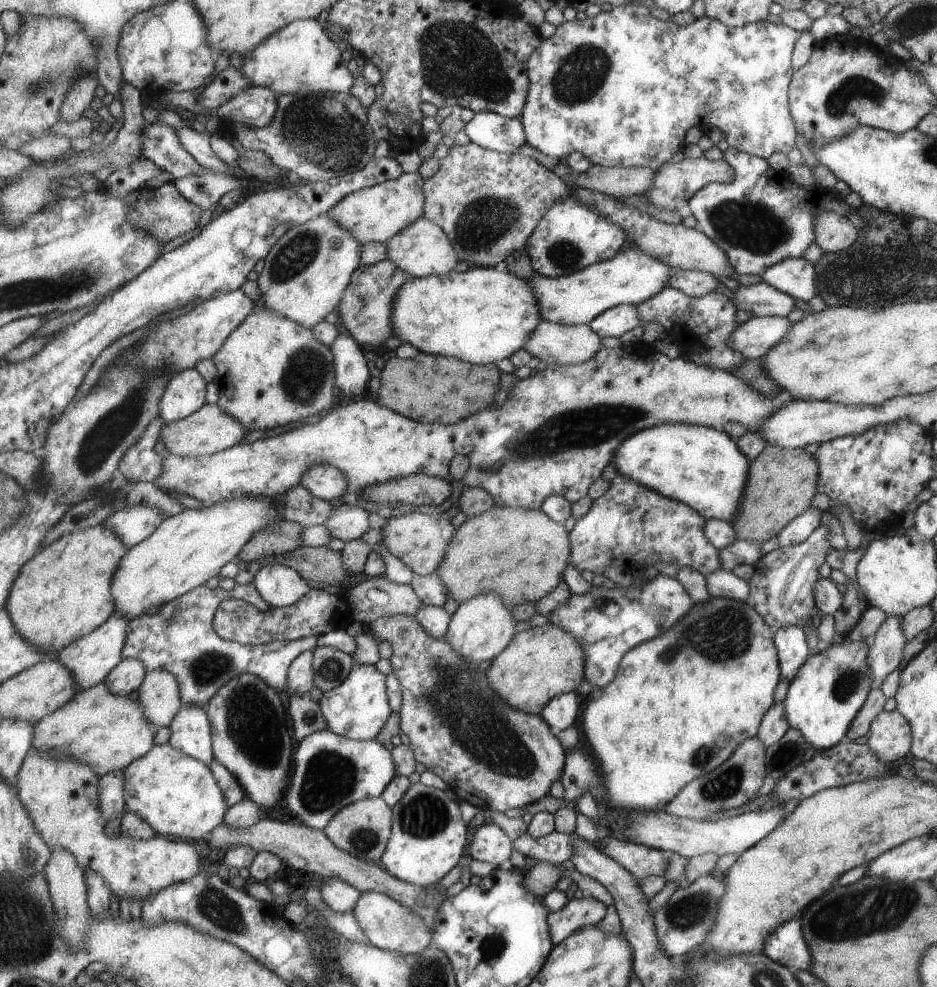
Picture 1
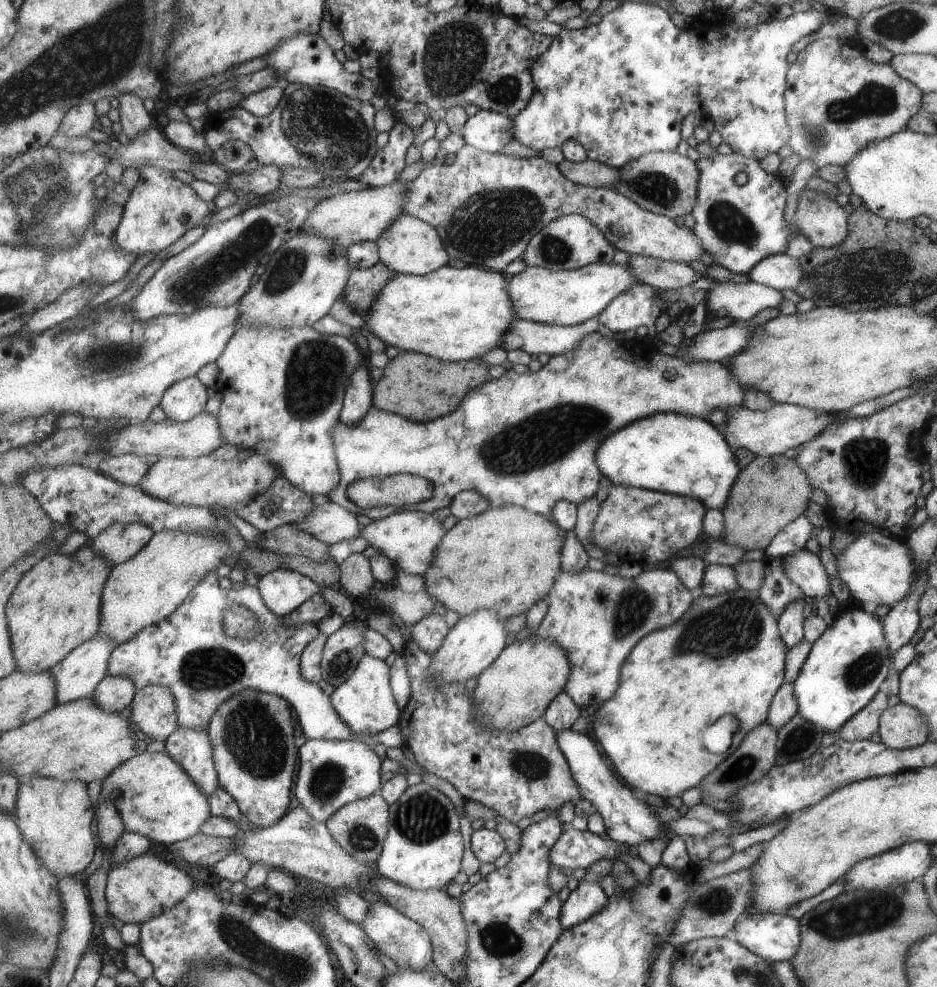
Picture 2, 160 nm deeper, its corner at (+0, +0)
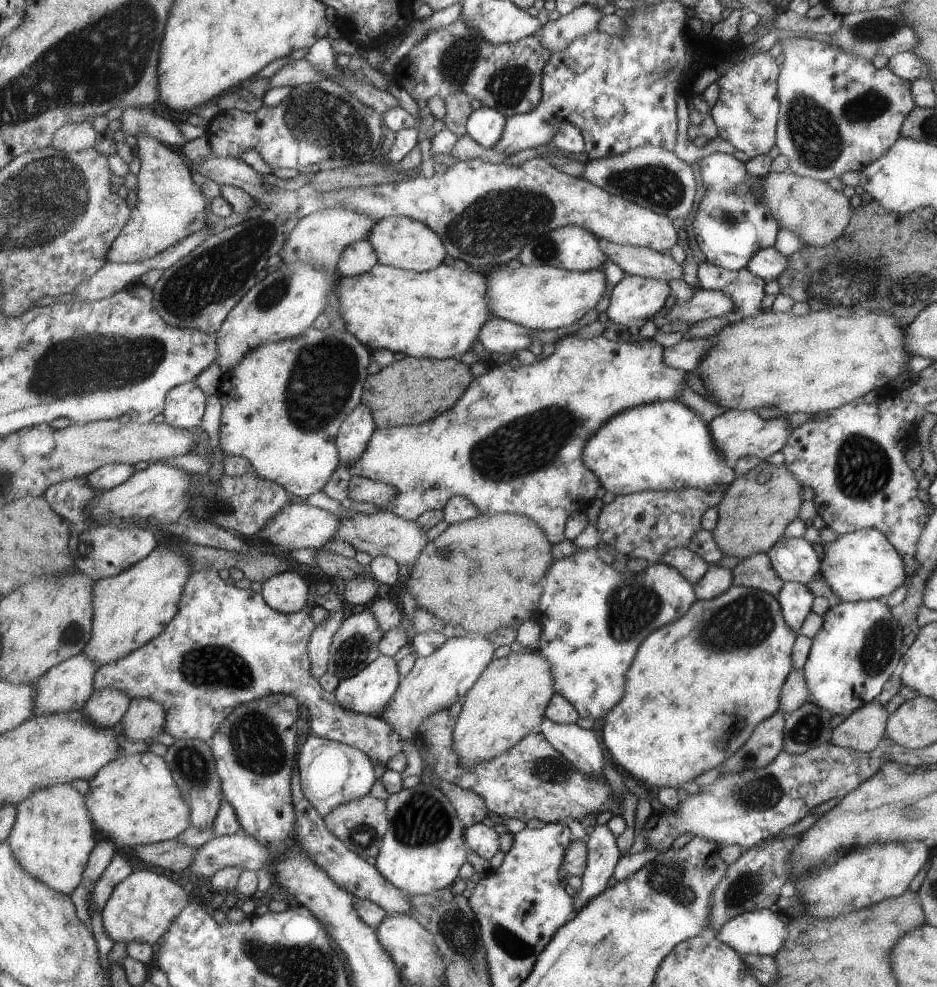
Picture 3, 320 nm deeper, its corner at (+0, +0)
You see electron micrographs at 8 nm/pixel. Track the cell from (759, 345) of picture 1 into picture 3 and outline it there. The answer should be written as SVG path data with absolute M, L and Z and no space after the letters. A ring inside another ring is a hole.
M706 337L682 338L677 344L665 348L662 359L671 368L694 372L699 359L703 360L704 352L709 349L710 342Z

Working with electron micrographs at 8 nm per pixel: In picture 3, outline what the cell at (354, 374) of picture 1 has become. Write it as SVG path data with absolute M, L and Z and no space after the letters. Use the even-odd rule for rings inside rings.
M363 402L359 403L347 415L337 437L339 467L347 468L352 461L358 461L363 456L377 428L372 408Z

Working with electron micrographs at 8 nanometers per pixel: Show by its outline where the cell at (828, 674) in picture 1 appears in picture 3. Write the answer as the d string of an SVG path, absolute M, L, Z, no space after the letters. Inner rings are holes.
M869 599L864 601L840 601L840 603L826 610L822 615L821 628L812 638L807 658L802 671L809 691L809 701L819 708L833 714L850 715L874 700L881 692L885 680L891 676L895 664L901 656L901 641L910 630L899 626L898 620L891 616L889 607L884 599Z

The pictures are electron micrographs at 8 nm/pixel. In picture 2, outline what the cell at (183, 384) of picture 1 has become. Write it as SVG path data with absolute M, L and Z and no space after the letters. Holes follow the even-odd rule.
M195 375L172 384L162 398L160 407L167 417L185 422L201 414L209 399L208 386Z

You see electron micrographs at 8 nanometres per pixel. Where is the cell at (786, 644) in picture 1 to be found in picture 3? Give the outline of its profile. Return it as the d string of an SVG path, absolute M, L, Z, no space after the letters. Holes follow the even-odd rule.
M783 581L782 587L776 594L776 600L781 605L782 617L787 626L796 631L809 614L809 607L814 595L804 584L795 581Z

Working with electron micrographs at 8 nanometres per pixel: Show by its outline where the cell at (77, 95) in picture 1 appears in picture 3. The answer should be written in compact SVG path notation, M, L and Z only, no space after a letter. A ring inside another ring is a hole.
M90 122L69 123L55 133L54 142L50 146L68 153L76 153L97 146L100 137Z

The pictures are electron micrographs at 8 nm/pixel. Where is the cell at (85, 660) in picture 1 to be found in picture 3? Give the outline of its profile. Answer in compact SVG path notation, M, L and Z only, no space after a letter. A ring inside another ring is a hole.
M84 652L73 655L66 661L51 668L35 684L38 694L35 695L34 714L37 716L64 713L69 711L81 711L87 701L94 694L94 678L99 670L98 661L93 661Z

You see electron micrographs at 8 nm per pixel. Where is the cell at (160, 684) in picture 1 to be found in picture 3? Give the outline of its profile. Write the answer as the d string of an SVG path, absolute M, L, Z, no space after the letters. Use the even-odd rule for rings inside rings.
M153 698L132 700L124 716L124 734L134 741L148 741L164 732L167 711L164 705Z

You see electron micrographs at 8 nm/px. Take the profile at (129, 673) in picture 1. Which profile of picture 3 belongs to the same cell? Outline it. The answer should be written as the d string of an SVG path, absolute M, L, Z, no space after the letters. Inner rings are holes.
M95 689L83 710L86 718L100 727L112 727L123 722L132 698L119 689Z

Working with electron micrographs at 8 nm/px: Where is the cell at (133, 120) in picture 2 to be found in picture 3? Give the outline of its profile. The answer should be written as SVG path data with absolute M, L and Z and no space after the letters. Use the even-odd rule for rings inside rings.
M140 137L137 139L141 169L138 174L138 202L132 209L129 224L122 230L122 234L112 244L107 258L111 263L140 263L157 256L160 252L167 250L176 242L183 240L190 234L207 227L205 216L207 216L207 202L202 191L202 185L197 186L193 182L193 170L191 165L182 154L173 152L166 144L160 143L153 137Z

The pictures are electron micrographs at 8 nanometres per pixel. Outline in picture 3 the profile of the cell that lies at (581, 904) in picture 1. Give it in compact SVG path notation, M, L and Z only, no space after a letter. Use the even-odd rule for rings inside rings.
M608 825L594 827L587 840L589 858L587 870L581 877L583 886L580 892L575 894L575 914L609 886L609 880L614 876L615 866L624 855L618 845L618 836Z

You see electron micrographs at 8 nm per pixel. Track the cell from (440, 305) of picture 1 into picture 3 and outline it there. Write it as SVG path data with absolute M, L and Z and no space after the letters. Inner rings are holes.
M442 264L430 271L418 273L391 265L375 265L371 271L354 277L340 276L338 280L339 314L346 330L354 334L371 350L403 352L409 357L453 359L465 354L479 342L478 338L486 322L493 318L490 311L490 280L486 273L474 268L459 270Z

